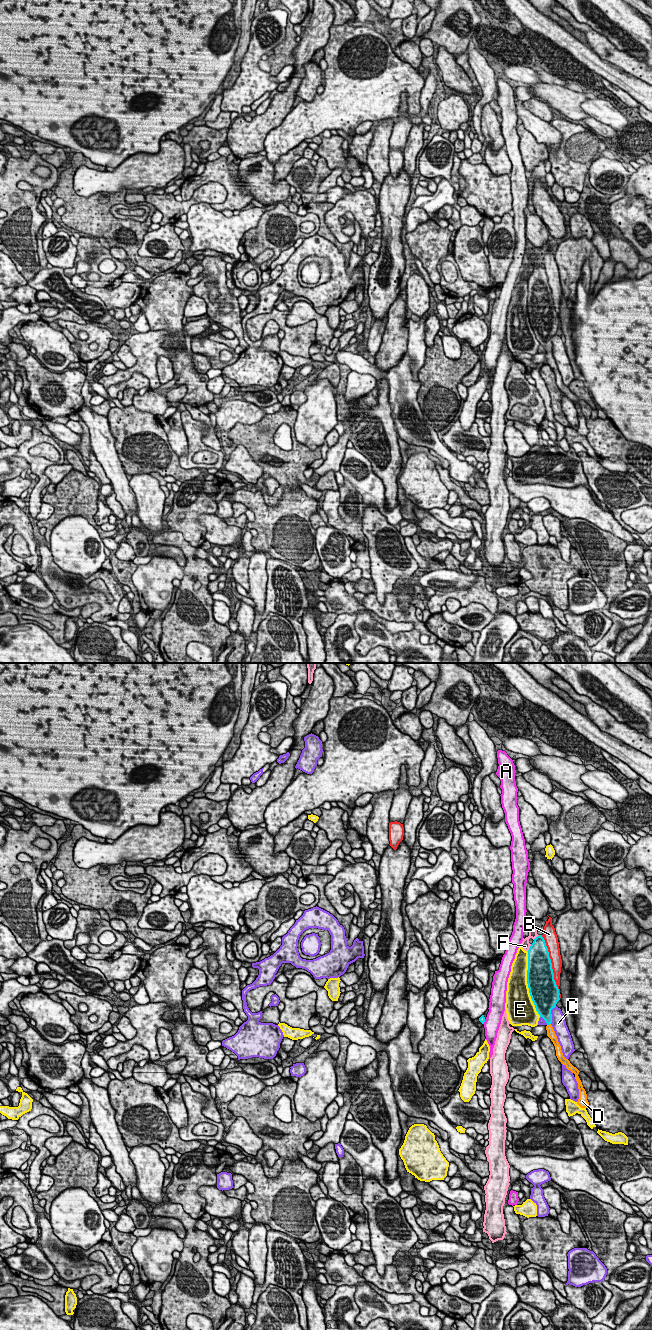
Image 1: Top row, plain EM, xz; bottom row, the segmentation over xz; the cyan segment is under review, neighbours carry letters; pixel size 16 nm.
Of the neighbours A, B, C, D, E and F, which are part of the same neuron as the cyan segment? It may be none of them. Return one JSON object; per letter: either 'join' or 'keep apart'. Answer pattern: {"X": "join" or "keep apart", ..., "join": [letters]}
{"A": "keep apart", "B": "keep apart", "C": "keep apart", "D": "join", "E": "keep apart", "F": "keep apart", "join": ["D"]}

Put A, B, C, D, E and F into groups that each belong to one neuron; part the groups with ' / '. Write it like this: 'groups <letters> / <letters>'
groups A / B / C / D / E / F

